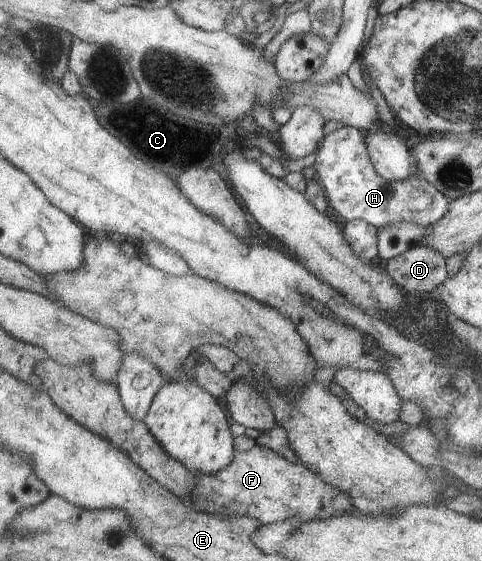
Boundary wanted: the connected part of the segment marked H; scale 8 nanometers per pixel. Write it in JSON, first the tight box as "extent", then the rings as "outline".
{"extent":[311,126,450,229],"outline":[[[341,126],[328,133],[320,144],[311,166],[325,189],[330,206],[347,221],[365,220],[381,229],[389,223],[401,221],[413,221],[429,227],[448,213],[450,199],[429,181],[414,176],[405,181],[385,179],[369,155],[367,134],[360,129]]]}

